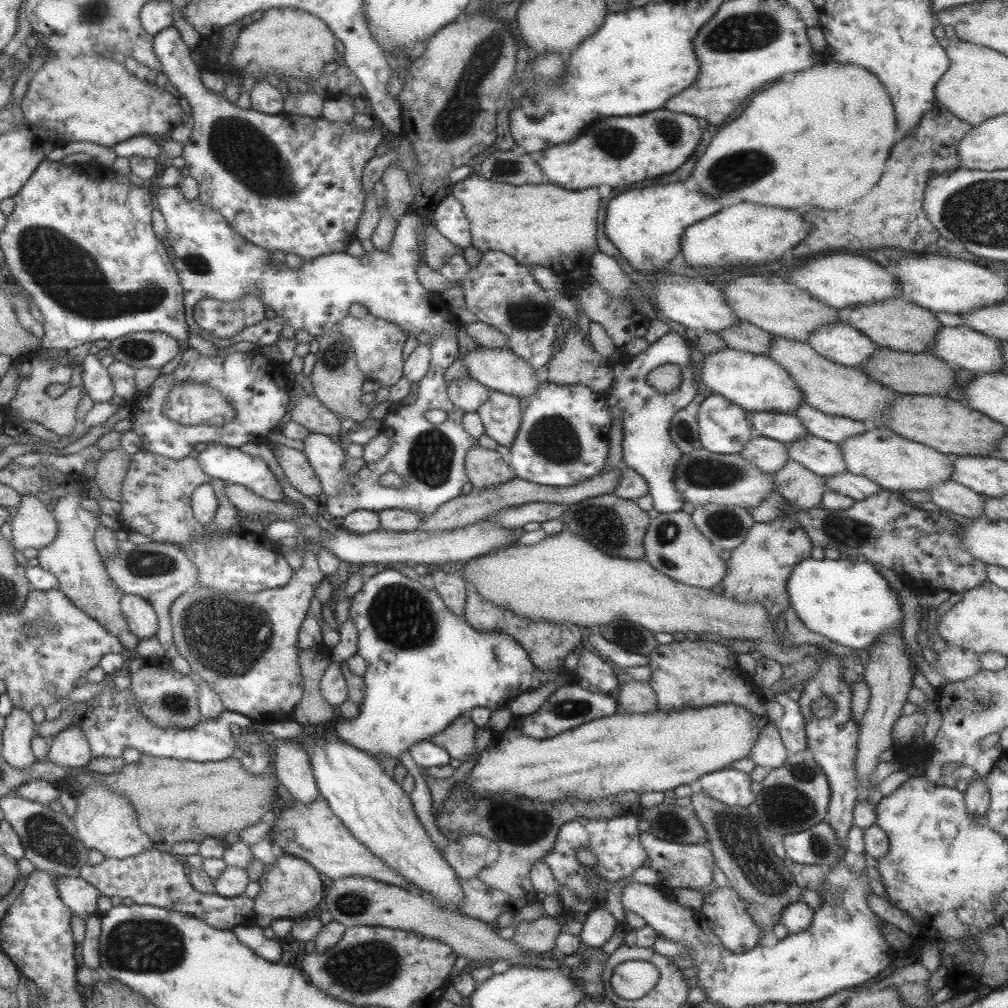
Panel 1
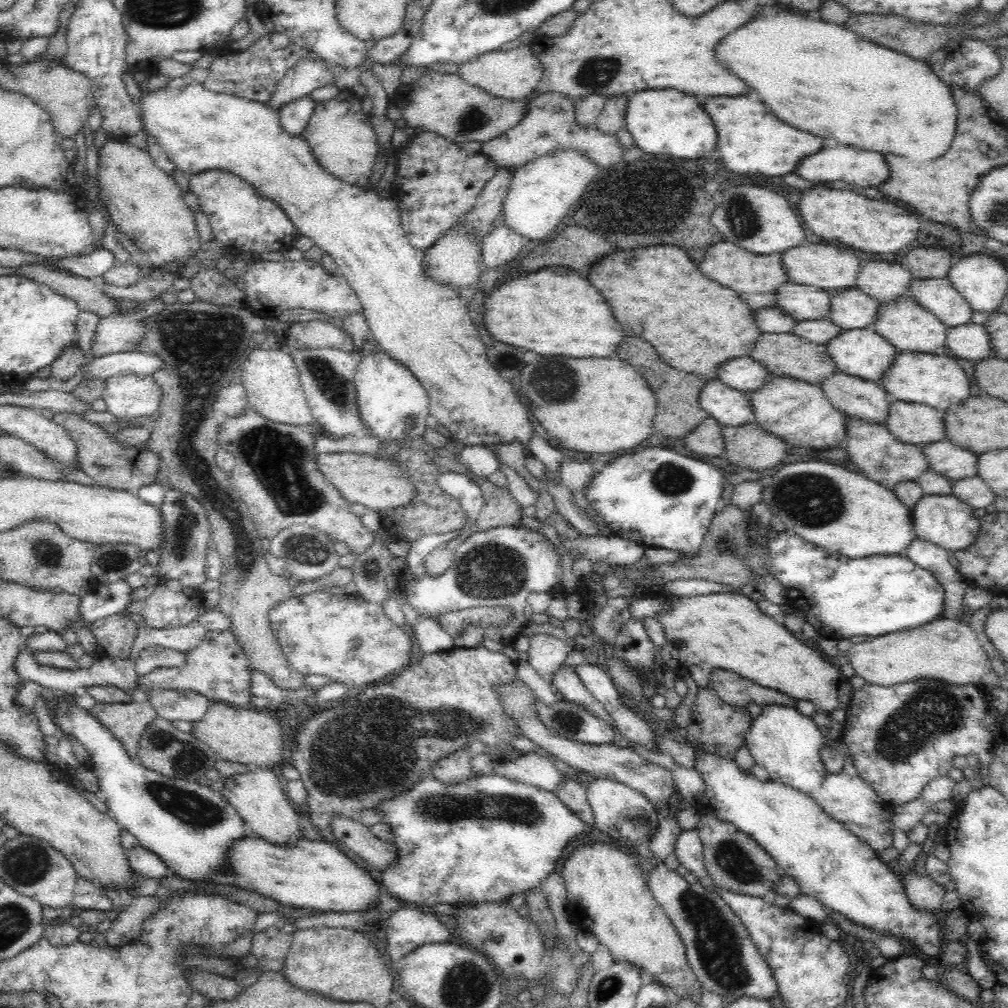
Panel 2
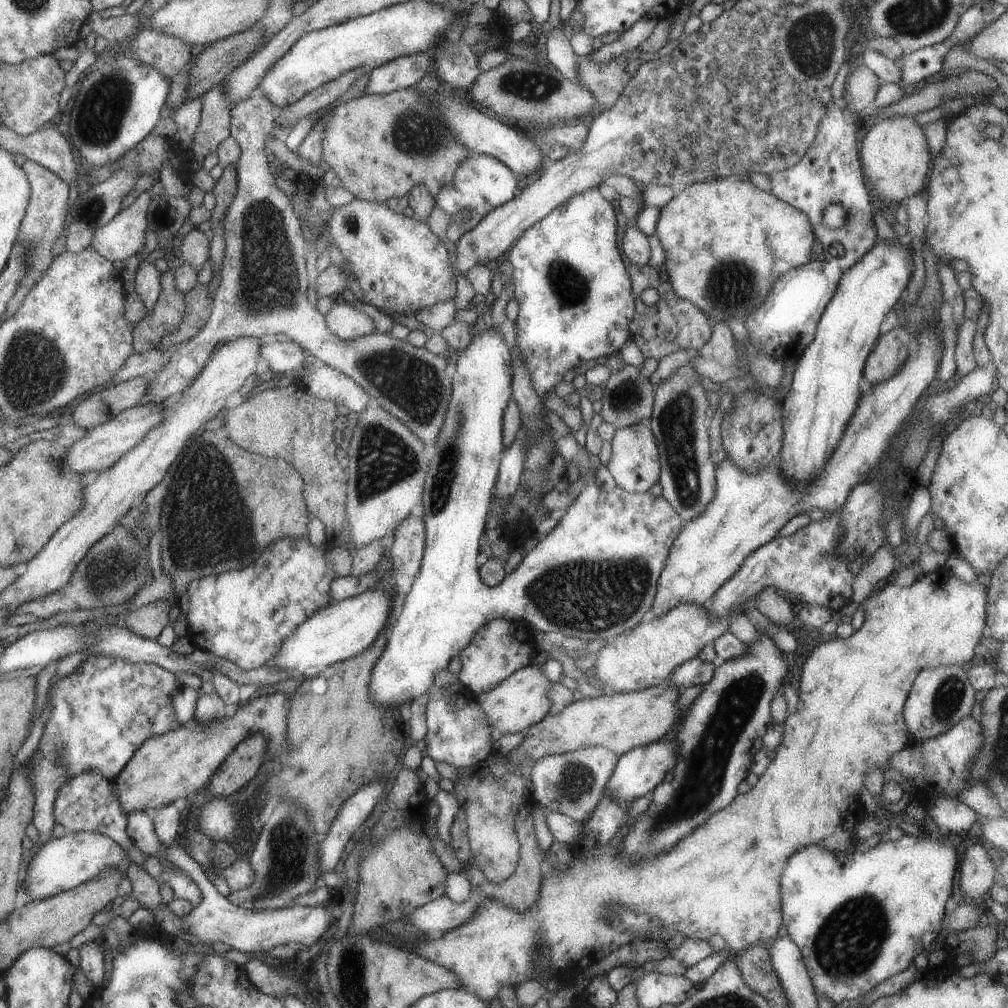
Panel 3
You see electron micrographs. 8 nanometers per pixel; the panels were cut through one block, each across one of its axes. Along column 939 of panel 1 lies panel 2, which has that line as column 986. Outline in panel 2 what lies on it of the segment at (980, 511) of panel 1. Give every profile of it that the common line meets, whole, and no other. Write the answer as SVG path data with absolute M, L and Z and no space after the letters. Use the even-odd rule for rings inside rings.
M980 475L952 481L952 494L973 509L986 509L990 504L994 504L994 498L996 498L994 491Z

